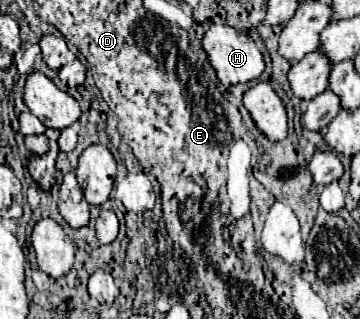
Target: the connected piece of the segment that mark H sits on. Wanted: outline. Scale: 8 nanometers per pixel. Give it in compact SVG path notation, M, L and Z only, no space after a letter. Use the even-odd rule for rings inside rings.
M214 25L214 27L210 27L210 29L204 33L202 45L204 45L204 51L206 51L208 57L210 57L212 67L216 69L218 79L220 79L224 85L248 83L248 81L252 81L252 79L258 79L258 77L264 73L264 69L266 69L264 55L262 55L262 51L256 47L254 39L252 39L250 35L246 35L244 31L232 29L232 27L228 27L228 25Z

